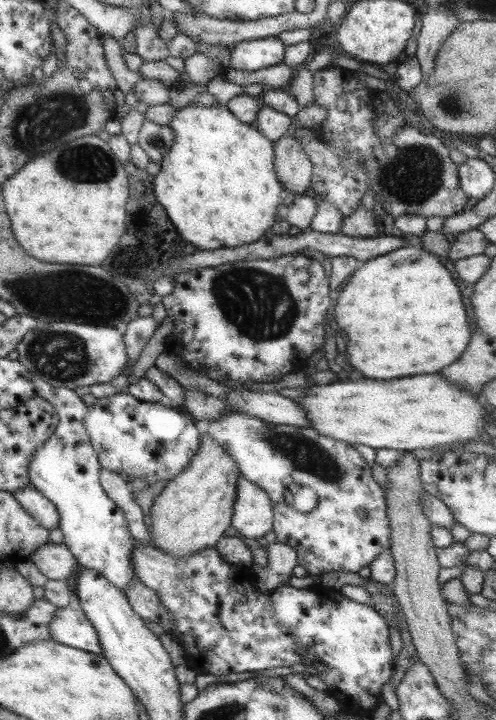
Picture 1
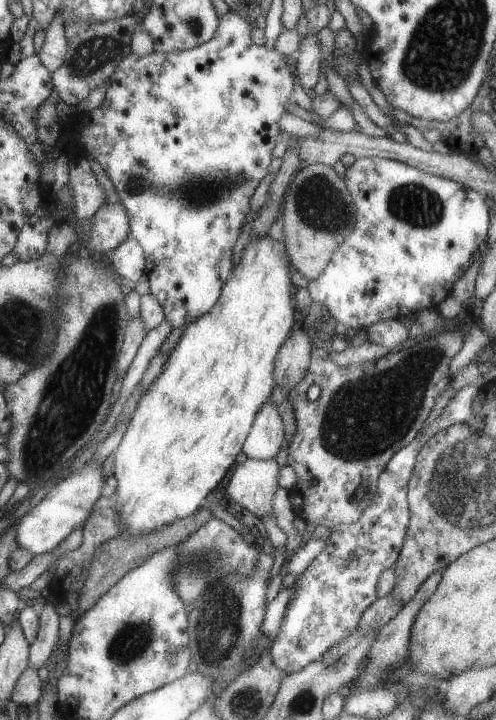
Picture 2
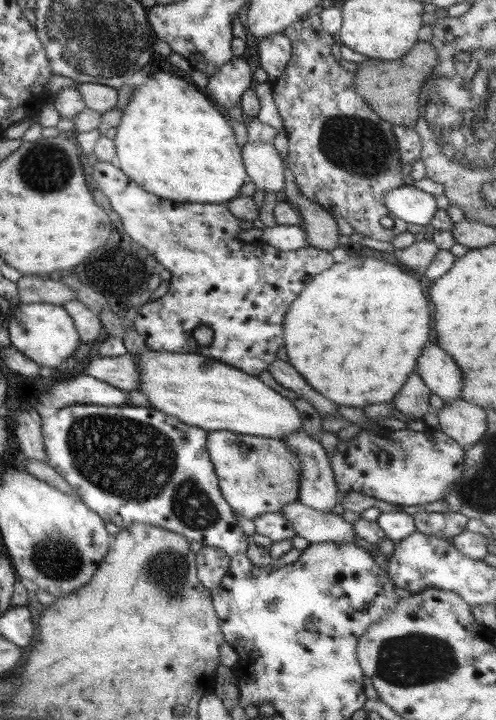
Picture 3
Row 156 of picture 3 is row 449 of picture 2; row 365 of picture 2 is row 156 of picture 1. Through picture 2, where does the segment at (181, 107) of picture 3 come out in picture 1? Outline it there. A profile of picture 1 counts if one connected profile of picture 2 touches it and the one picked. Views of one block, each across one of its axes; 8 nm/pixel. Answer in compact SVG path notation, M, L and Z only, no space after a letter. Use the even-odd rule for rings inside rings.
M189 104L176 110L167 125L169 125L169 129L171 129L171 133L173 133L173 138L171 138L171 148L169 148L169 152L161 158L159 162L160 169L154 176L152 176L152 182L153 192L155 192L155 196L157 196L157 202L165 208L169 220L171 220L173 226L177 228L177 234L179 234L185 242L193 244L193 246L199 248L199 250L235 248L237 246L251 244L251 242L267 237L269 235L268 228L274 223L273 218L275 218L276 214L281 214L275 213L279 204L279 196L285 193L285 190L283 190L277 175L275 175L275 171L273 170L272 160L274 150L271 141L267 140L267 138L265 138L265 136L263 136L257 129L253 129L250 124L243 124L242 121L237 120L226 107L205 107Z

